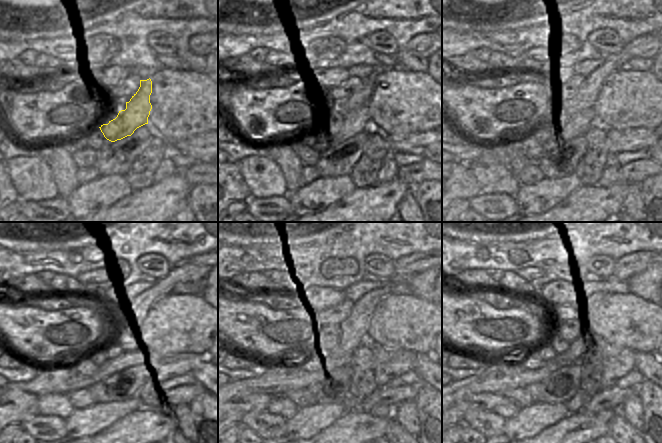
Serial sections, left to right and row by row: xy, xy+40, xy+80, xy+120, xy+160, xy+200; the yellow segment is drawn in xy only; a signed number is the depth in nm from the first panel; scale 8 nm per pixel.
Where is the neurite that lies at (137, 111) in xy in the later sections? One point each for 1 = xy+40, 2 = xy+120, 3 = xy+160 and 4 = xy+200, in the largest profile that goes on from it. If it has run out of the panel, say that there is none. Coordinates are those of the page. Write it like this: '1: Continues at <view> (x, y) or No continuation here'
1: Continues at xy+40 (352, 122)
2: Continues at xy+120 (55, 379)
3: Continues at xy+160 (276, 379)
4: Continues at xy+200 (505, 375)

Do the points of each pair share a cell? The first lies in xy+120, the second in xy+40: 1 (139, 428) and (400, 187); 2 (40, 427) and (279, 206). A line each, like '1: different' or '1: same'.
1: same
2: same

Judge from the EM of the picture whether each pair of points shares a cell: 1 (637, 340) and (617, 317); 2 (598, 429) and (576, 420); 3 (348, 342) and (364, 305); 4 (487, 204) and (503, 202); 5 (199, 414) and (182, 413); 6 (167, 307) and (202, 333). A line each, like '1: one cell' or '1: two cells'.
1: one cell
2: one cell
3: one cell
4: one cell
5: two cells
6: one cell

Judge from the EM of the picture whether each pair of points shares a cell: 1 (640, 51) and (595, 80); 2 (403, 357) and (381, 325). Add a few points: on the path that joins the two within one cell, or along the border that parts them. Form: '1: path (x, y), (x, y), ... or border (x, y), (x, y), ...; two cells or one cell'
1: path (629, 51), (606, 69); one cell
2: border (376, 343), (383, 347), (410, 349), (417, 354); two cells

